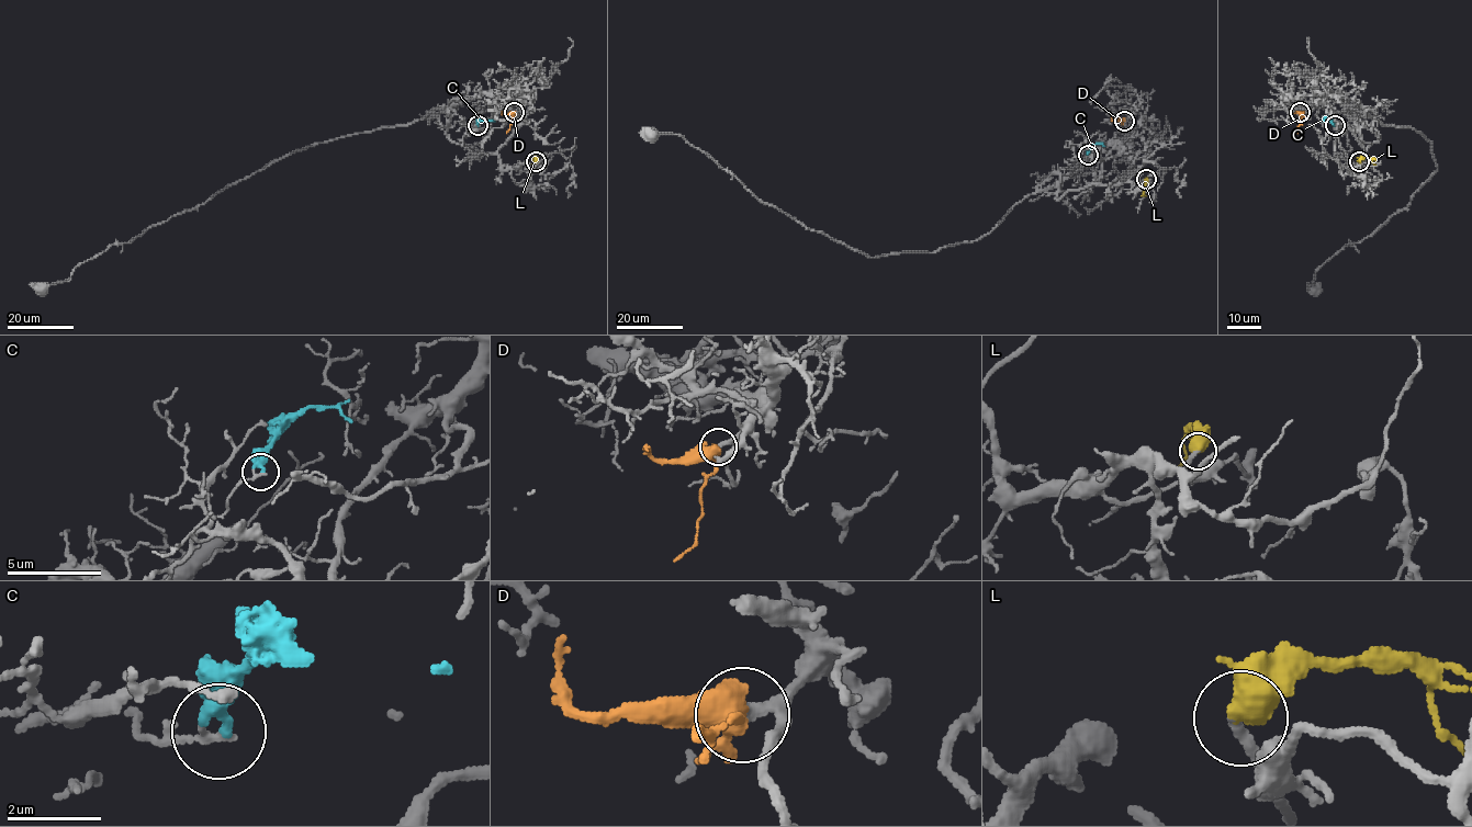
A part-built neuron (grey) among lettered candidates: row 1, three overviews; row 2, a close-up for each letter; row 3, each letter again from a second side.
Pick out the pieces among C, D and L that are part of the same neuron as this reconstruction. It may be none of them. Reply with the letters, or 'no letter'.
D, L

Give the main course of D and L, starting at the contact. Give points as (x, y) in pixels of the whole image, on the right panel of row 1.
D: (1300, 112), (1302, 122), (1296, 133)
L: (1358, 161), (1370, 158), (1375, 165)

